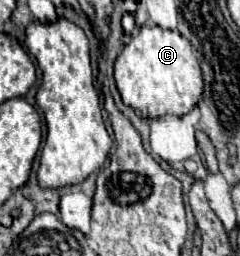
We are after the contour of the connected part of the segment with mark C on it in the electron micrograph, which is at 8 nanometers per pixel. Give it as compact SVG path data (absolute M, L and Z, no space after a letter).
M159 26L139 28L137 36L131 38L117 56L113 74L123 102L149 118L163 114L183 116L199 102L203 92L201 68L191 44L177 30L165 30Z

